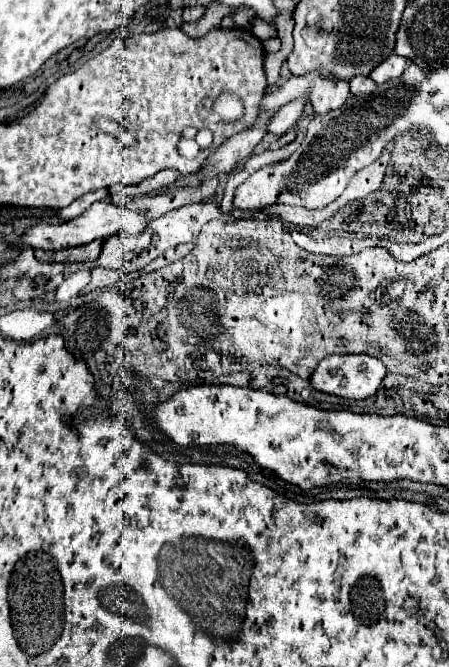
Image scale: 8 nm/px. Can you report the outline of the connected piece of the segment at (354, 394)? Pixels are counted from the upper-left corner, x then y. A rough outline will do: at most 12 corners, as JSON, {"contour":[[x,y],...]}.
{"contour":[[370,354],[326,356],[310,382],[320,392],[364,400],[386,366]]}

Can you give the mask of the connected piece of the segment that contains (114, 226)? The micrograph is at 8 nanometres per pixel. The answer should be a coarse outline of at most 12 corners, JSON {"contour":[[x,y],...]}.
{"contour":[[94,202],[70,222],[28,228],[16,246],[82,246],[138,236],[146,212]]}

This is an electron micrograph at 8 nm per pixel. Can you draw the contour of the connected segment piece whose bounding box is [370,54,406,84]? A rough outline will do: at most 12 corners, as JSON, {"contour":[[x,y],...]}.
{"contour":[[390,56],[370,78],[376,84],[396,80],[404,72],[406,58]]}

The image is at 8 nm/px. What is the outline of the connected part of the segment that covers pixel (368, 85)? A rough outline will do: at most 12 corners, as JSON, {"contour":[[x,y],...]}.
{"contour":[[368,76],[350,80],[352,96],[370,94],[376,84]]}

